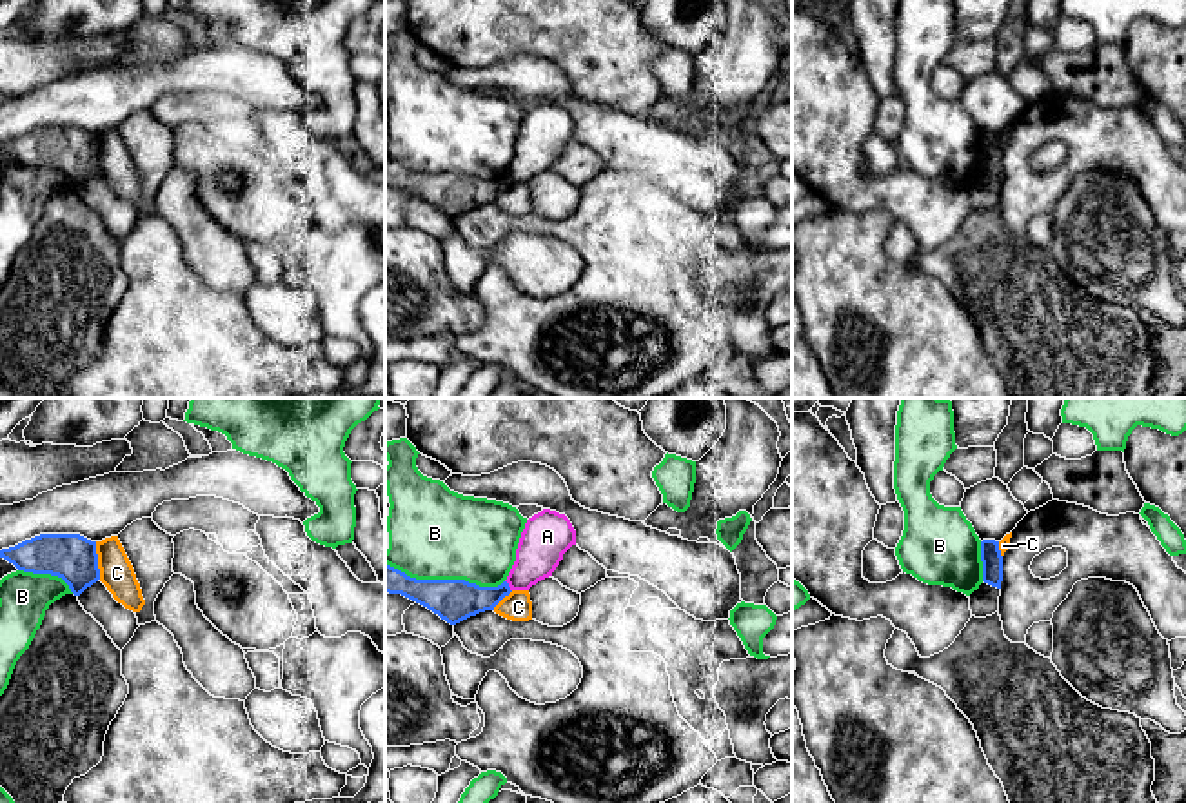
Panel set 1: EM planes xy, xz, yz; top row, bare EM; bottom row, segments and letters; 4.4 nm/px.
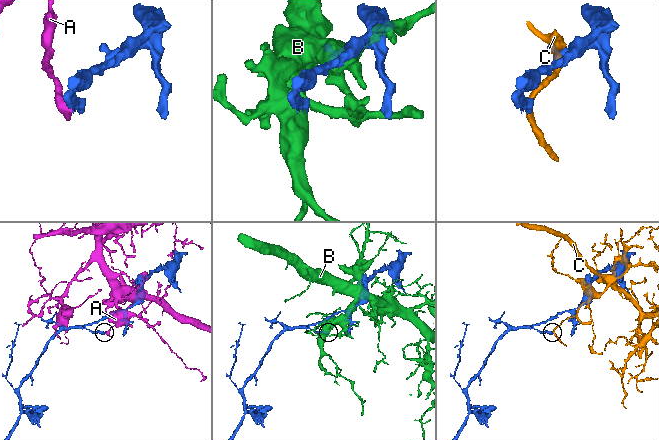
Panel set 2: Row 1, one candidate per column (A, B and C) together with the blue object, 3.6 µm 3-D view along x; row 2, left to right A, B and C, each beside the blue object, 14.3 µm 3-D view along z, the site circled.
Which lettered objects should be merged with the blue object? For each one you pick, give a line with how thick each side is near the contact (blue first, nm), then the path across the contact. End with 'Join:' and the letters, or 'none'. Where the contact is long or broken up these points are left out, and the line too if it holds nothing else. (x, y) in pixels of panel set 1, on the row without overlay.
Join: none

